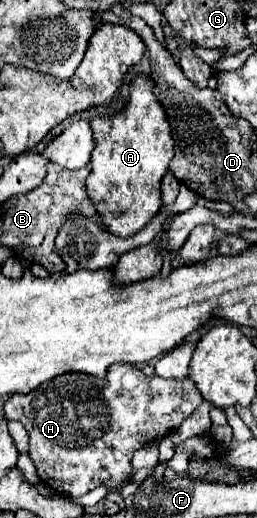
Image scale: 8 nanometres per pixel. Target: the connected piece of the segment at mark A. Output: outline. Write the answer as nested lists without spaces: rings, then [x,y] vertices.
[[[134,74],[128,104],[116,114],[96,116],[92,120],[92,130],[96,148],[90,158],[92,172],[86,178],[88,196],[94,200],[110,232],[122,238],[132,236],[160,212],[160,182],[174,158],[170,122],[158,104],[158,96],[154,96],[150,74]]]

